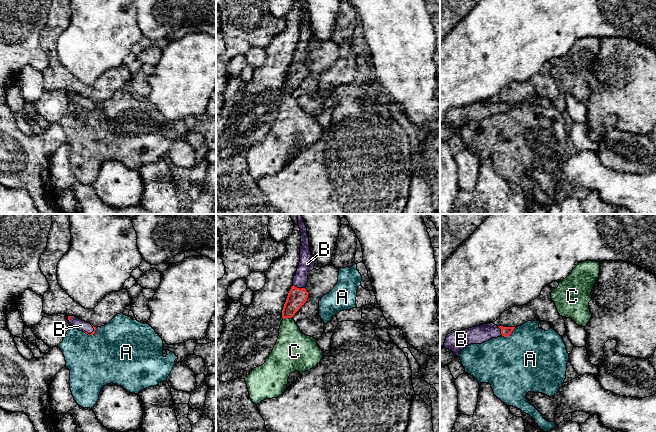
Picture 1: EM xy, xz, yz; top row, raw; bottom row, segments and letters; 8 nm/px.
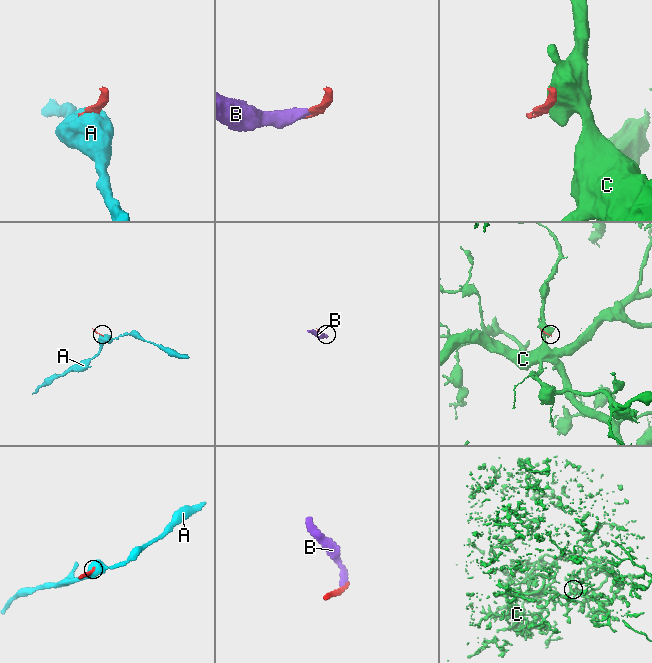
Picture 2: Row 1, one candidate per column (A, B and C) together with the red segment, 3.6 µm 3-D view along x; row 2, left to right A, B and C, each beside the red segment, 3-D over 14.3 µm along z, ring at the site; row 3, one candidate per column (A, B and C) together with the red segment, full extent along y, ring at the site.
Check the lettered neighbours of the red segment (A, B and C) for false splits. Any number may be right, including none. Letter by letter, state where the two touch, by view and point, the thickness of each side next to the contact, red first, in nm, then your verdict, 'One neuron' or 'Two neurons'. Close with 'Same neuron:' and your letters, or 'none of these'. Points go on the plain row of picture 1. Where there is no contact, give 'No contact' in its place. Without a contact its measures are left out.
A: Touches red at yz (509, 110). Thickness 80 nm (red) against 500 nm. Two neurons
B: Touches red at xz (299, 64). Thickness 150 nm (red) against 120 nm. One neuron
C: Touches red at xz (287, 93). Thickness 150 nm (red) against 280 nm. Two neurons
Same neuron: B

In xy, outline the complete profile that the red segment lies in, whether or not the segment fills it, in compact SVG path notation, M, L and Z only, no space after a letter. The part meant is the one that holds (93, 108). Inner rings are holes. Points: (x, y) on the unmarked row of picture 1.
M68 92L69 100L76 103L79 107L83 107L88 111L93 111L95 109L96 103L92 100L82 97L75 92Z

